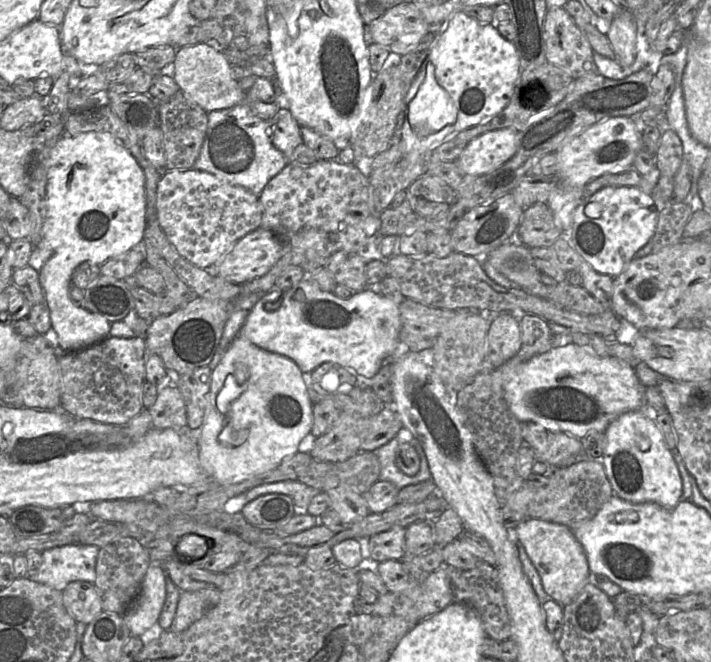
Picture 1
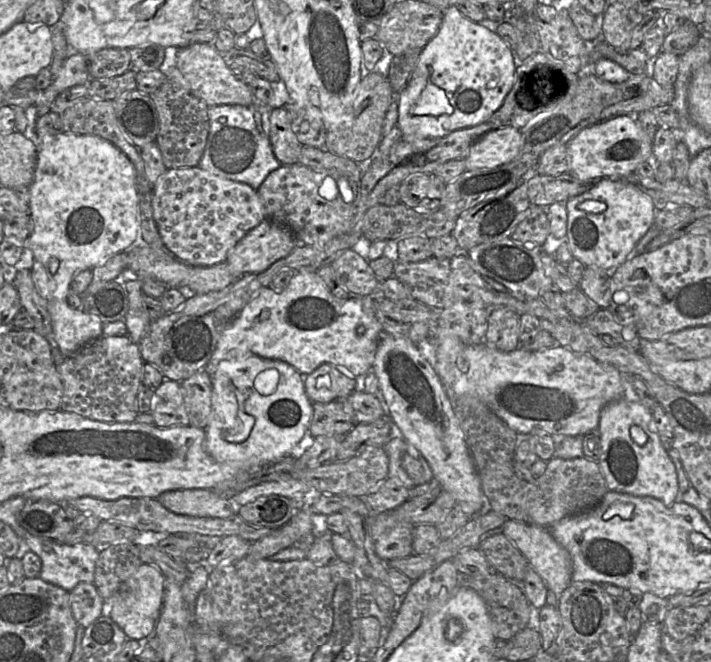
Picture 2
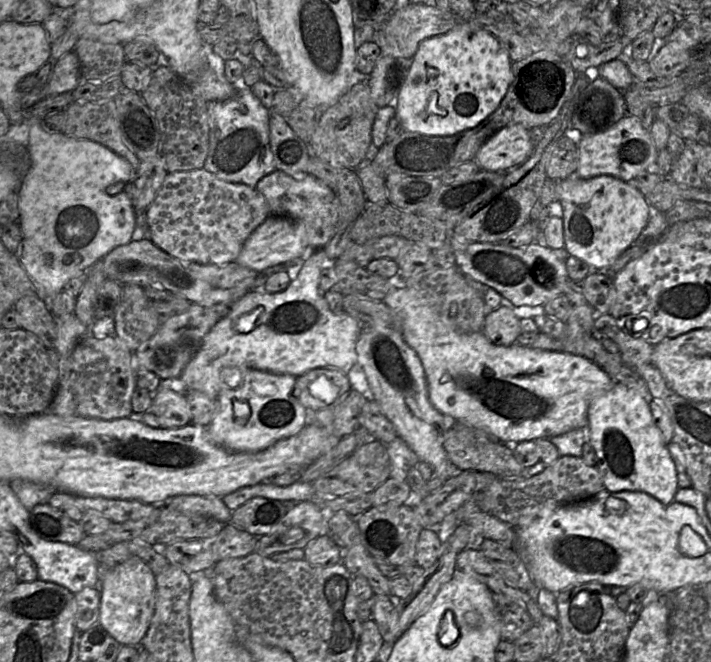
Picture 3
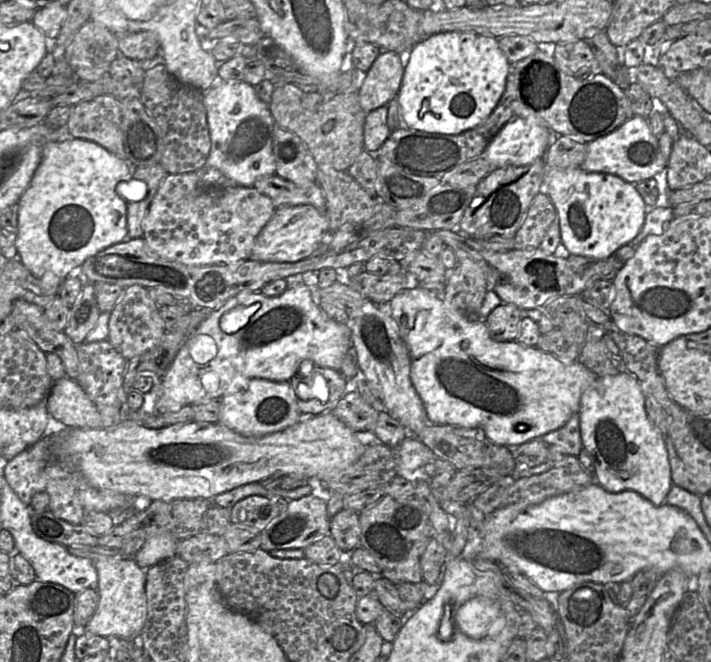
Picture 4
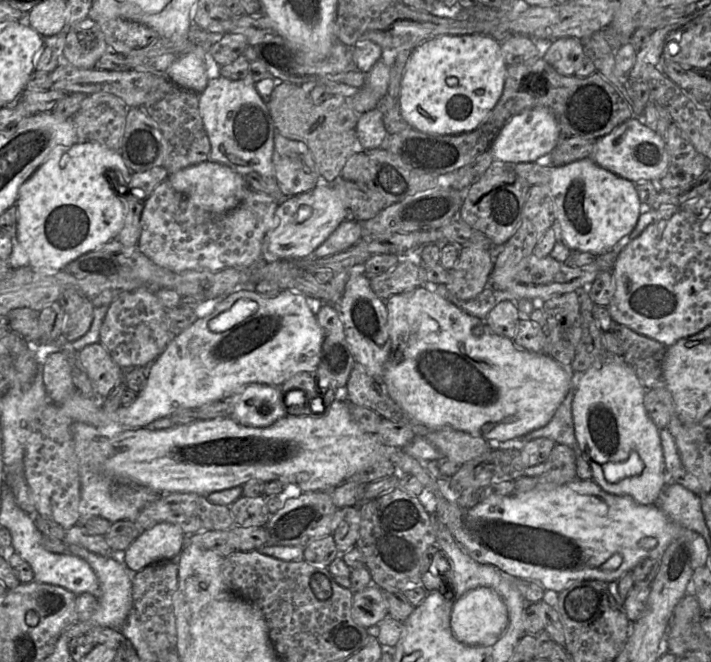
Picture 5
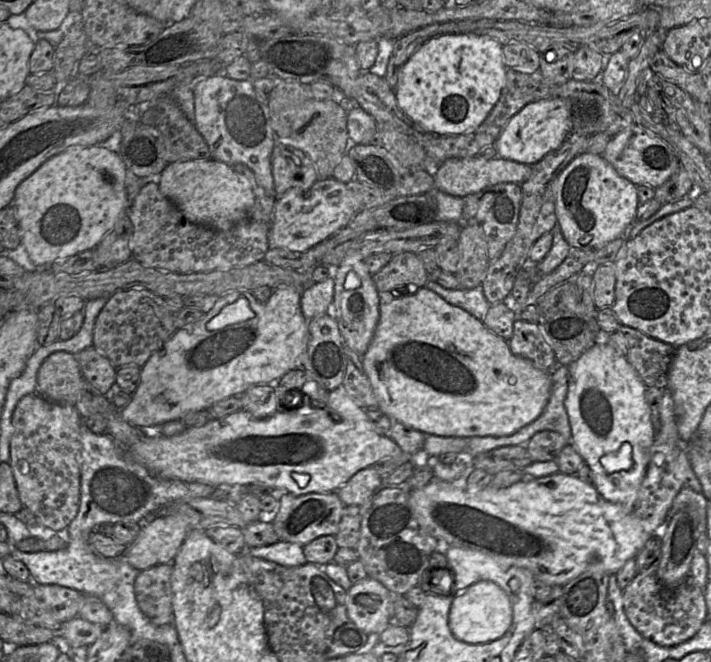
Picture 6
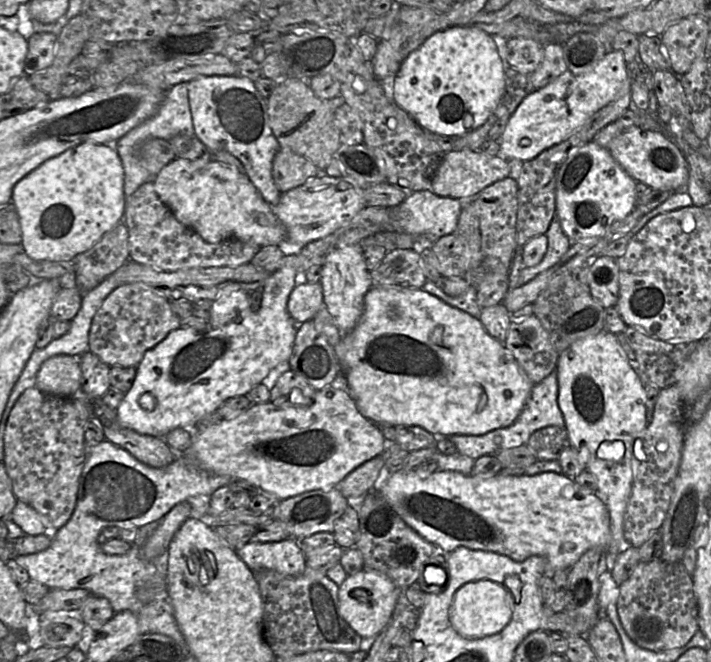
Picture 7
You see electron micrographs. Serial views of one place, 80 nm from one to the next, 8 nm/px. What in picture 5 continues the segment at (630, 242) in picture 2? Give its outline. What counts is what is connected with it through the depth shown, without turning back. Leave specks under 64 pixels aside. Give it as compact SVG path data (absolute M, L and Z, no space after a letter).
M592 158L565 165L551 165L547 163L547 159L509 165L529 185L549 187L562 241L571 251L600 255L612 250L622 237L632 232L645 209L640 202L635 183L600 167Z

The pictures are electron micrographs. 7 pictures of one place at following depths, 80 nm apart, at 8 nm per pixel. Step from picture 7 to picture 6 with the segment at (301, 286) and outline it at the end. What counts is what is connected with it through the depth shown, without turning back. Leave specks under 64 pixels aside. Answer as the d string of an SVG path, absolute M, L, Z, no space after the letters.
M331 274L326 280L313 282L301 292L301 310L309 321L331 309L334 295L334 279Z

